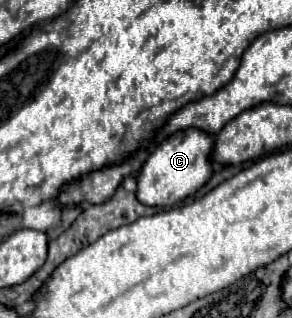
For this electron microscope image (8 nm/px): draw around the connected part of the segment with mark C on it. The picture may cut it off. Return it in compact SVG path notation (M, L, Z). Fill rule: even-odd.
M186 129L170 135L150 153L144 167L140 169L136 199L146 207L172 207L194 195L212 175L212 165L208 159L212 143L214 137L198 129Z

